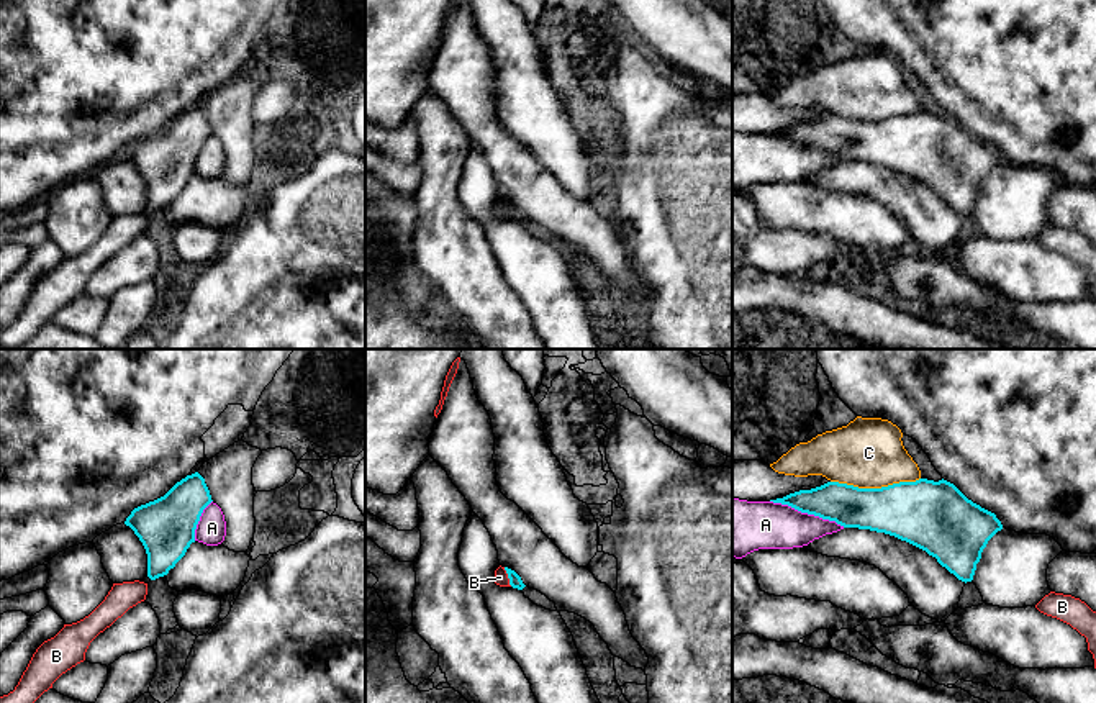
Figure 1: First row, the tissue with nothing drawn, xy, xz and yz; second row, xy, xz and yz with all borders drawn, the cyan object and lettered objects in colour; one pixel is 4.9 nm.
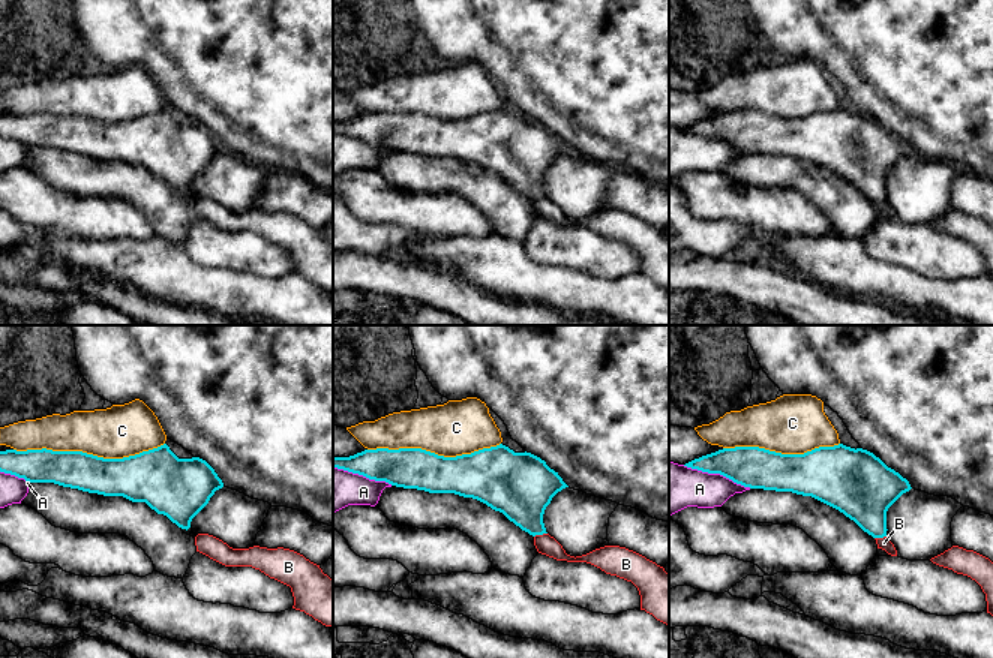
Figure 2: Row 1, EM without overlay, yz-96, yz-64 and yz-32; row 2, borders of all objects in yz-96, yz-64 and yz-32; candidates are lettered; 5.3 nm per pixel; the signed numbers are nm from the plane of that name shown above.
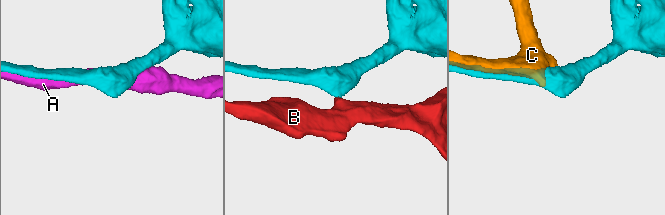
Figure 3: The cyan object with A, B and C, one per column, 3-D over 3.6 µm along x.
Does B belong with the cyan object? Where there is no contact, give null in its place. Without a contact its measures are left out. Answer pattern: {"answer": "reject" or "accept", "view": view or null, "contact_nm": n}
{"answer": "reject", "view": "xz", "contact_nm": 100}

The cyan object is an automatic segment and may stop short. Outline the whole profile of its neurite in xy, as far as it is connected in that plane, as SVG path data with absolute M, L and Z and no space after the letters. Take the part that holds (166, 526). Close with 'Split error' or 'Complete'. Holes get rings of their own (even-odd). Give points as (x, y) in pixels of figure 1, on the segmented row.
M195 472L177 482L164 497L131 511L125 524L143 542L147 554L147 577L169 574L195 542L203 510L211 503L205 478Z. Complete

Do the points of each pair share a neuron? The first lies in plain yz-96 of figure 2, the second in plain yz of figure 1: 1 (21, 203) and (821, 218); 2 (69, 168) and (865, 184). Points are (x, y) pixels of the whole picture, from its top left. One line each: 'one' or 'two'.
1: one
2: one

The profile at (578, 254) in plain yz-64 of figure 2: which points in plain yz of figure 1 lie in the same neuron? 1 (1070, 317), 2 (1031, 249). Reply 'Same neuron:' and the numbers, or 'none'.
Same neuron: 2

